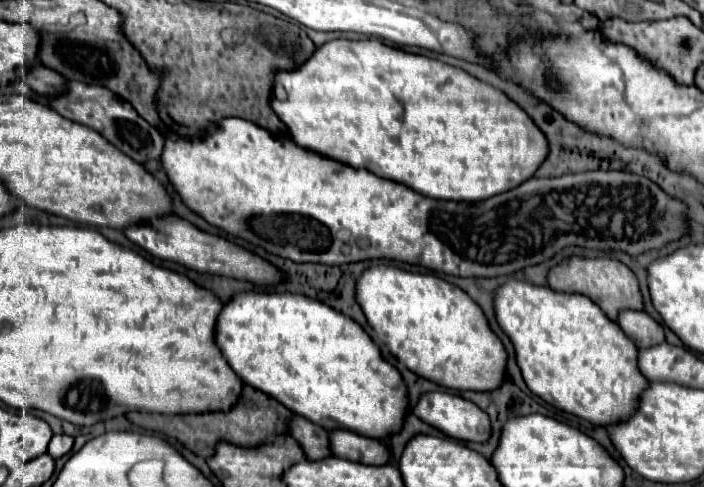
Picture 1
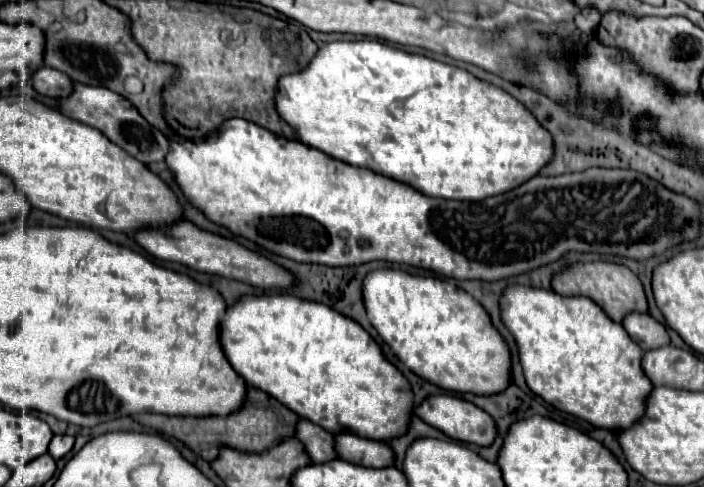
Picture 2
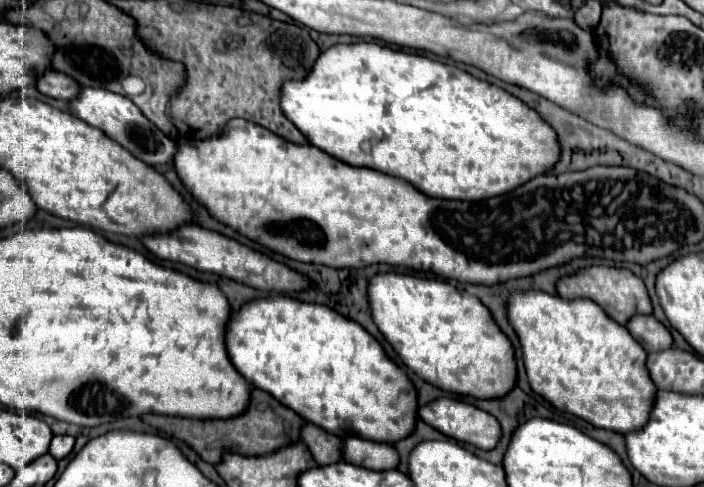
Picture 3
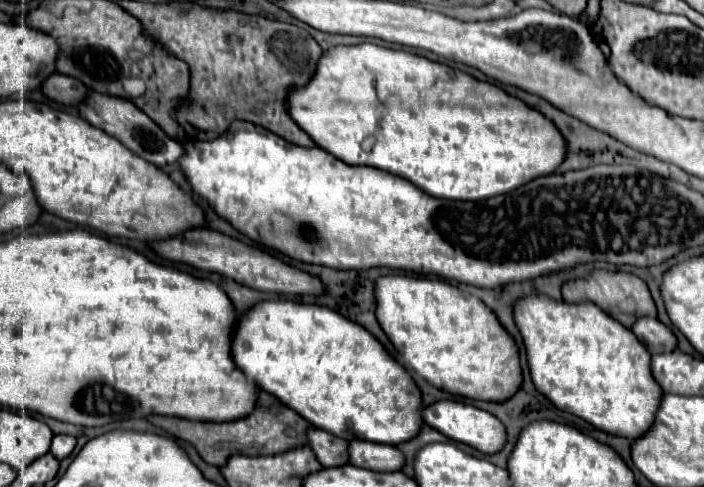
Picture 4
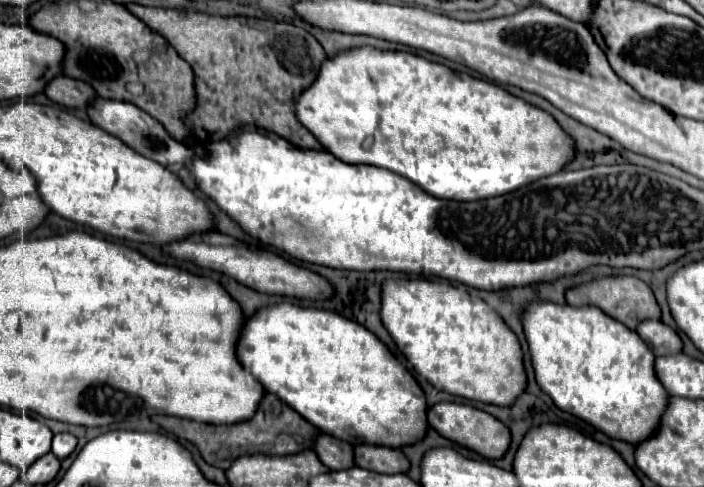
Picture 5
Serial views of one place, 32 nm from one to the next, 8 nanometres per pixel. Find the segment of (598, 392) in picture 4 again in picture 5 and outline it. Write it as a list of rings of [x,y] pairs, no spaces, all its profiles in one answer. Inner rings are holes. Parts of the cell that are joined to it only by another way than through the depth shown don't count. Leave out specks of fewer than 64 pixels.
[[[532,302],[522,318],[522,324],[530,342],[536,380],[560,410],[578,416],[610,438],[624,440],[634,446],[656,432],[656,424],[660,424],[660,410],[668,406],[670,394],[664,390],[660,380],[656,380],[652,350],[648,350],[634,330],[610,318],[600,308],[572,308],[552,302]]]

